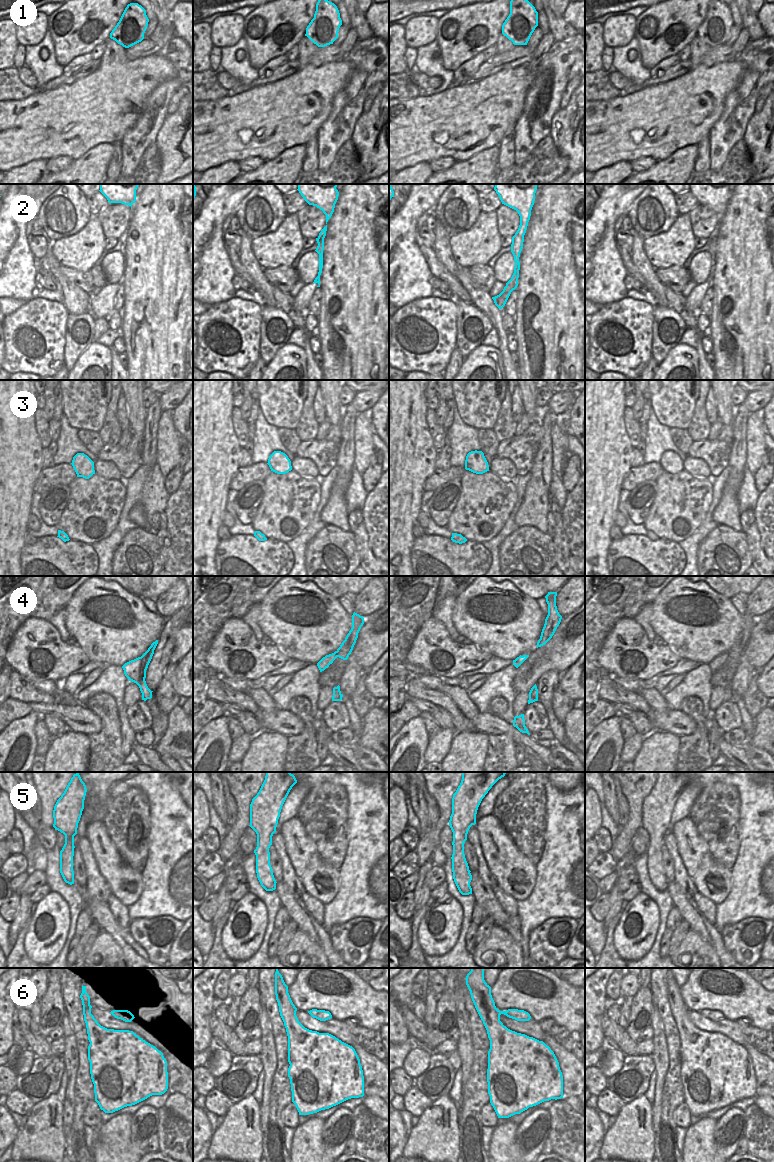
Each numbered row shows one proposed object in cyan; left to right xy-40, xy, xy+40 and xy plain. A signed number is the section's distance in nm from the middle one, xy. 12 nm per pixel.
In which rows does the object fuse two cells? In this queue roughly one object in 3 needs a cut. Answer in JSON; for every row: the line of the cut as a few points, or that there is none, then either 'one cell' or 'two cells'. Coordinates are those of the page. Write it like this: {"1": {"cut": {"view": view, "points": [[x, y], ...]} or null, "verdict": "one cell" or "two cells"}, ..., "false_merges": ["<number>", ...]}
{"1": {"cut": null, "verdict": "one cell"}, "2": {"cut": {"view": "xy+40", "points": [[527, 224], [524, 224], [515, 235]]}, "verdict": "two cells"}, "3": {"cut": null, "verdict": "one cell"}, "4": {"cut": null, "verdict": "one cell"}, "5": {"cut": null, "verdict": "one cell"}, "6": {"cut": null, "verdict": "one cell"}, "false_merges": ["2"]}

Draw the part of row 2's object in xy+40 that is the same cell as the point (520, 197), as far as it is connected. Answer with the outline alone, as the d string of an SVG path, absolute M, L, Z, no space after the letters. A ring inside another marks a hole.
M495 184L494 190L502 204L516 210L520 216L518 235L523 225L528 225L535 201L537 184Z

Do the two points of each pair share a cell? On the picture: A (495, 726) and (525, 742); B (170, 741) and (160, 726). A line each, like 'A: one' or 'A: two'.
A: one
B: two

